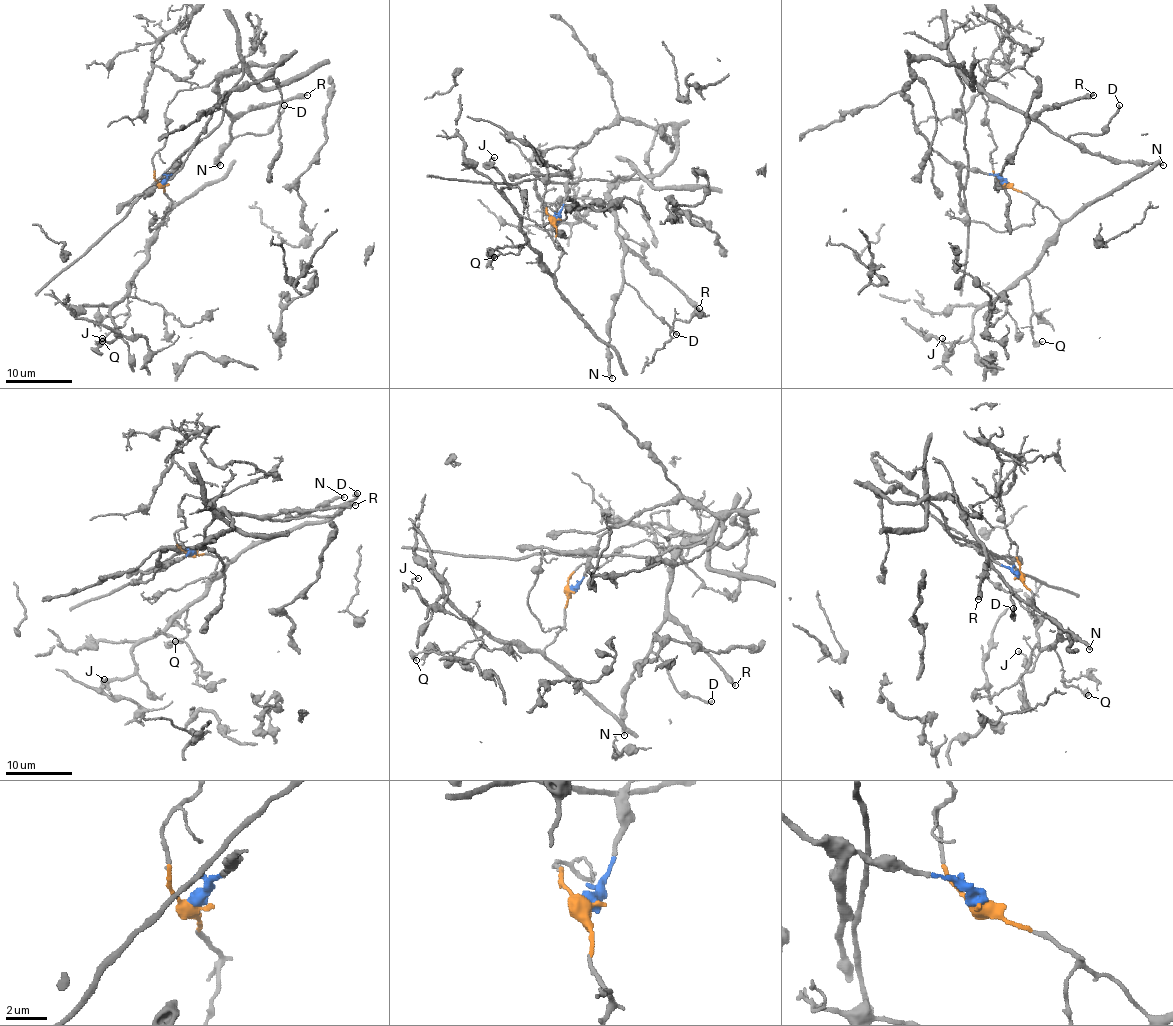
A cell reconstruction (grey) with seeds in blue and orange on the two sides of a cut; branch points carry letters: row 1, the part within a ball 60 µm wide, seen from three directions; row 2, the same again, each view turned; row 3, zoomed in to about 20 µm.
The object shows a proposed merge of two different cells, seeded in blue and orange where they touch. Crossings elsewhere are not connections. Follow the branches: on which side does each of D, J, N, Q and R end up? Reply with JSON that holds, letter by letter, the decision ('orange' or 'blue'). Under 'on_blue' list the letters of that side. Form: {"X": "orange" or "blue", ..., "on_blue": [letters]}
{"D": "blue", "J": "orange", "N": "blue", "Q": "orange", "R": "blue", "on_blue": ["D", "N", "R"]}

